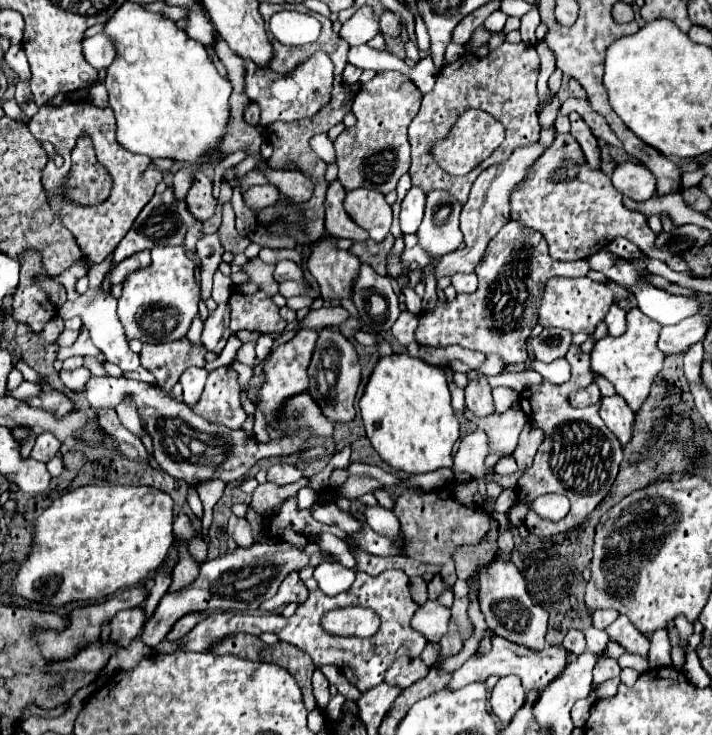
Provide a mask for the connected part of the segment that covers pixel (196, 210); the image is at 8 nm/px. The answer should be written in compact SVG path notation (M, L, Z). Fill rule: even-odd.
M198 171L192 175L192 187L186 193L186 205L188 211L200 221L206 221L214 215L216 199L212 195L212 181L206 177L206 173Z

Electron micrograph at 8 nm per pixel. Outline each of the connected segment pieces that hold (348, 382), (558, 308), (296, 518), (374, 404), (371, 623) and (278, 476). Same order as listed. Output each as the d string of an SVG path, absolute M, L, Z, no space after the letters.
M324 327L318 331L316 349L308 367L310 373L310 397L320 405L324 417L328 417L334 423L350 423L356 417L354 411L354 397L360 385L360 365L358 355L352 347L352 343L338 331L332 331L330 327Z
M552 277L548 279L542 293L542 303L538 309L538 323L542 327L560 327L572 333L580 333L580 331L592 333L596 325L606 317L612 303L614 303L614 293L606 283L592 281L588 277L580 277L580 279Z
M290 497L282 505L280 513L276 513L270 519L270 527L268 527L270 537L284 539L284 541L296 545L298 549L302 549L310 541L316 541L316 537L322 533L334 533L340 539L346 537L340 529L314 521L314 517L310 515L310 509L298 511L296 509L296 497Z
M408 353L382 357L360 399L366 437L382 461L410 475L452 468L452 447L460 437L460 423L450 405L446 369L422 363Z
M340 607L322 617L322 629L342 637L372 637L378 625L378 615L366 607Z
M280 463L280 465L272 465L268 469L268 481L276 483L276 485L290 485L290 483L300 481L300 477L302 477L302 471L296 469L294 465Z

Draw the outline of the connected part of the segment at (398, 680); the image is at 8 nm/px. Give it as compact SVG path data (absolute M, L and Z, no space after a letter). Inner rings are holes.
M398 657L394 665L388 667L388 673L384 675L384 681L392 687L406 689L418 679L424 679L428 675L428 665L422 663L420 657Z

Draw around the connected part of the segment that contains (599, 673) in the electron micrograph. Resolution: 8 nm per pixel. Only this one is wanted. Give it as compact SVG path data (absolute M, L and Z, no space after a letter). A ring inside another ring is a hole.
M604 657L604 659L598 661L598 665L594 667L594 681L592 681L592 685L598 687L598 685L602 685L604 681L608 681L608 679L612 679L612 677L618 677L618 675L620 675L618 661Z

